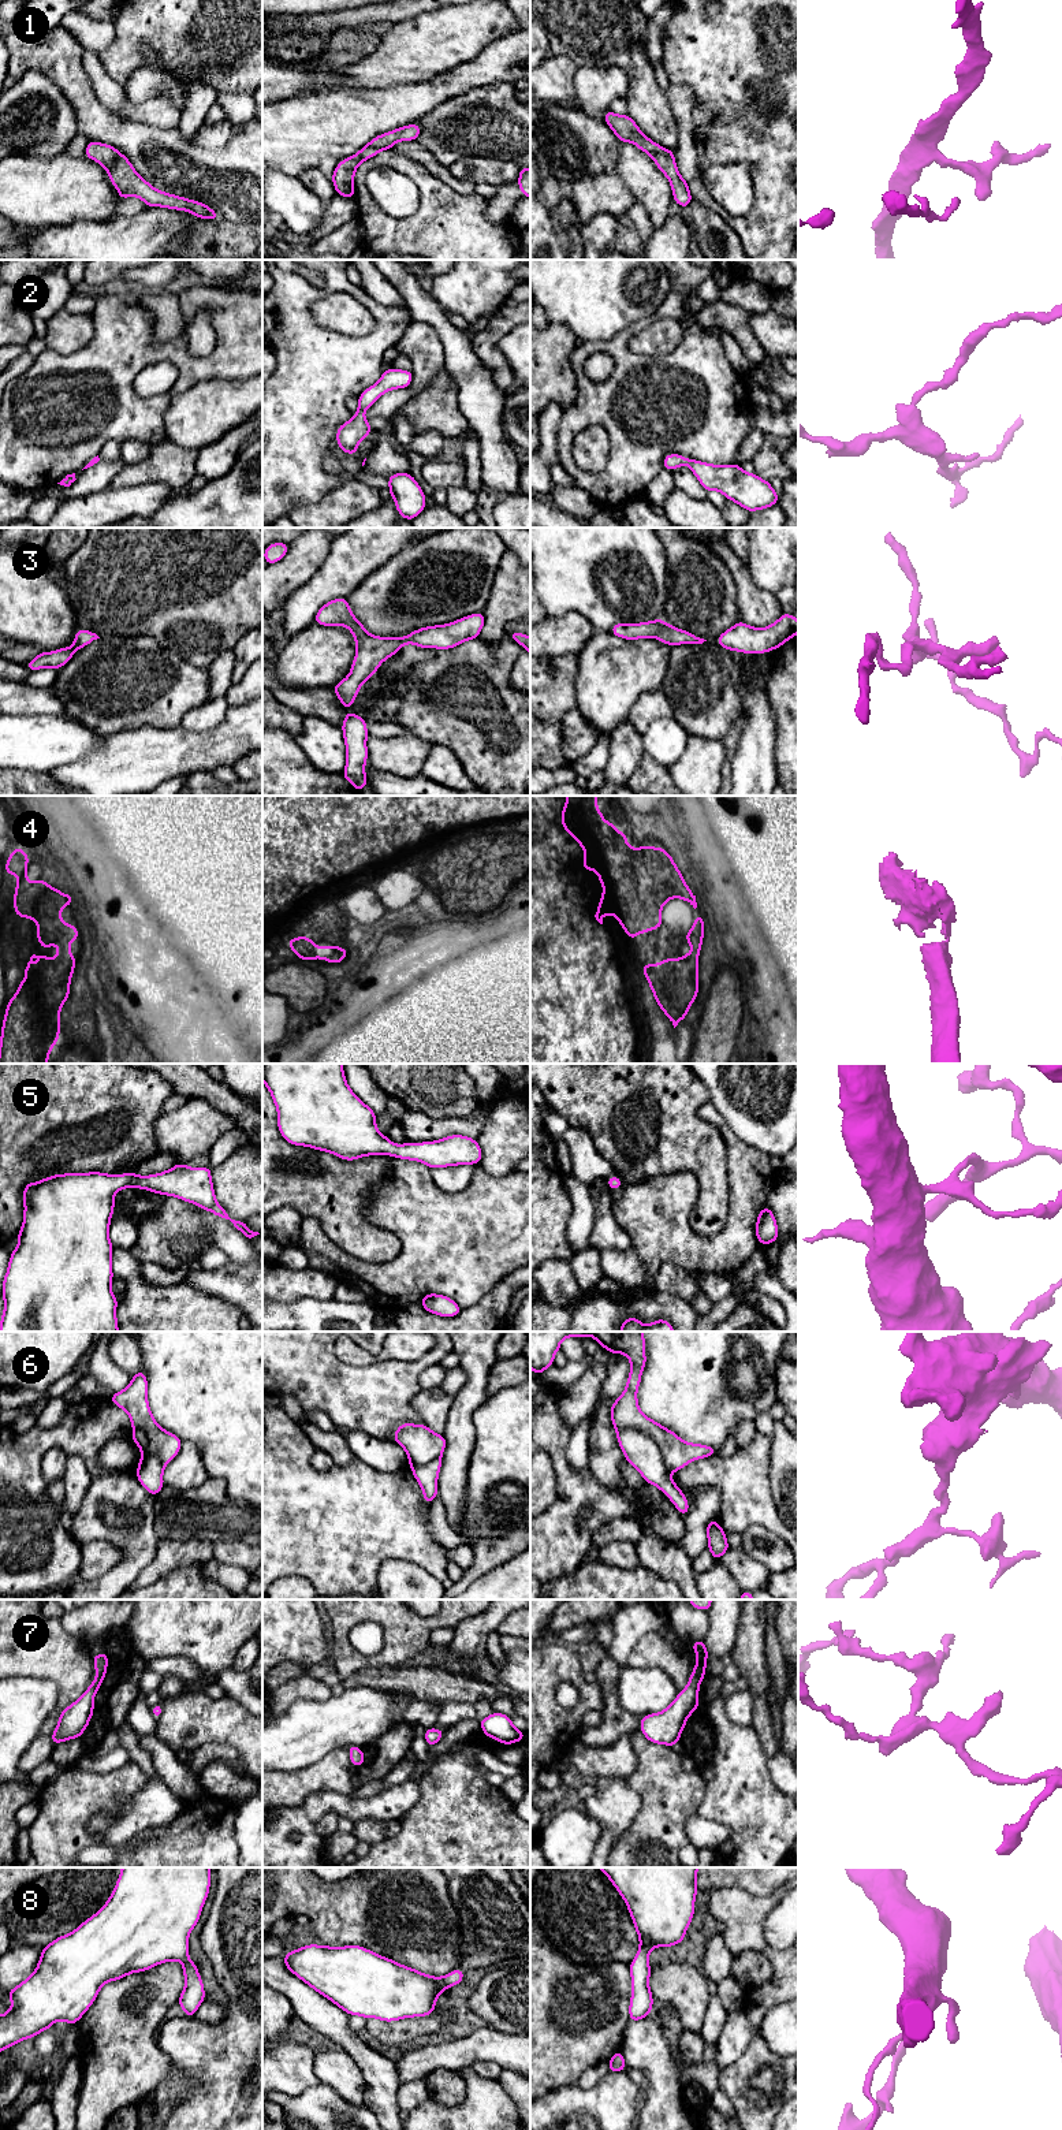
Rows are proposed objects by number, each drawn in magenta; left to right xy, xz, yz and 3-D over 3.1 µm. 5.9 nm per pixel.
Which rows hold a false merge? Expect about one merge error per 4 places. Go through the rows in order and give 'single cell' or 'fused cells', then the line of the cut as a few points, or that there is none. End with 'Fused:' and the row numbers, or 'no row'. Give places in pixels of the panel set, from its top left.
1: single cell | no cut
2: single cell | no cut
3: single cell | no cut
4: single cell | no cut
5: single cell | no cut
6: fused cells | yz (617, 1430), (637, 1429), (645, 1433), (670, 1471)
7: single cell | no cut
8: single cell | no cut
Fused: 6

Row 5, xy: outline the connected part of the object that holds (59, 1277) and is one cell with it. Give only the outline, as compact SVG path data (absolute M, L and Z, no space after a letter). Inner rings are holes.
M178 1162L172 1169L150 1176L137 1176L133 1170L124 1176L90 1172L53 1174L37 1183L27 1183L23 1189L23 1225L16 1235L19 1244L11 1252L7 1274L3 1280L1 1297L5 1304L0 1319L0 1332L119 1332L116 1319L119 1299L115 1297L111 1289L113 1280L111 1259L113 1245L108 1230L115 1209L113 1195L124 1187L175 1196L227 1219L249 1239L260 1235L250 1230L246 1221L234 1219L217 1203L210 1172L210 1166L189 1168Z

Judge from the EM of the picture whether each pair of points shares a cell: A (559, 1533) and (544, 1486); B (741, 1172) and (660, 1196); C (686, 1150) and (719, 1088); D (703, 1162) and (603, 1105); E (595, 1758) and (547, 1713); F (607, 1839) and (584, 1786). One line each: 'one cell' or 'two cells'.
A: two cells
B: one cell
C: two cells
D: one cell
E: two cells
F: two cells

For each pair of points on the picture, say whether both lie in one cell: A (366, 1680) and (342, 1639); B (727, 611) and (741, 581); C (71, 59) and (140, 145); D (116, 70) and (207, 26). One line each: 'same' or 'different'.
A: different
B: different
C: same
D: same

